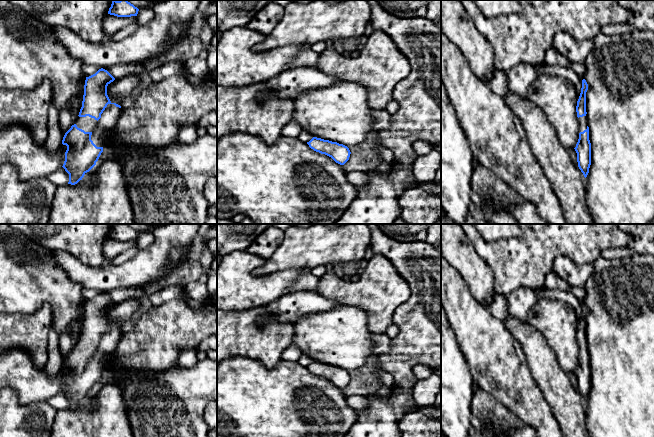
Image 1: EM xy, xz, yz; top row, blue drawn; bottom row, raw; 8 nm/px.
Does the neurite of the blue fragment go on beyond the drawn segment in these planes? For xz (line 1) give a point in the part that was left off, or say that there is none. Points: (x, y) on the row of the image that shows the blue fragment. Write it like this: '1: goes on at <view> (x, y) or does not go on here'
1: does not go on here

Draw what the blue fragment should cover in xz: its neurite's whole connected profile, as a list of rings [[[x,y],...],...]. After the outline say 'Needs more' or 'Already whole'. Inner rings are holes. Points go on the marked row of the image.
[[[313,137],[307,144],[314,151],[331,157],[340,165],[344,165],[351,154],[347,146],[317,137]]]. Already whole

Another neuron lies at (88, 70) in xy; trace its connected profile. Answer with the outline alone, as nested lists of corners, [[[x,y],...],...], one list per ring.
[[[83,63],[83,65],[82,65],[82,72],[83,72],[85,78],[95,74],[99,69],[100,68],[98,68],[95,65],[89,65],[89,64],[85,64],[85,63]]]

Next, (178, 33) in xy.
[[[173,24],[165,42],[164,54],[171,52],[175,46],[187,39],[189,35],[188,25]]]

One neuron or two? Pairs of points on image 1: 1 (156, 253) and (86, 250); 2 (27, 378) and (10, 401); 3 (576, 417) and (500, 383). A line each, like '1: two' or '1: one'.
1: two
2: two
3: two

